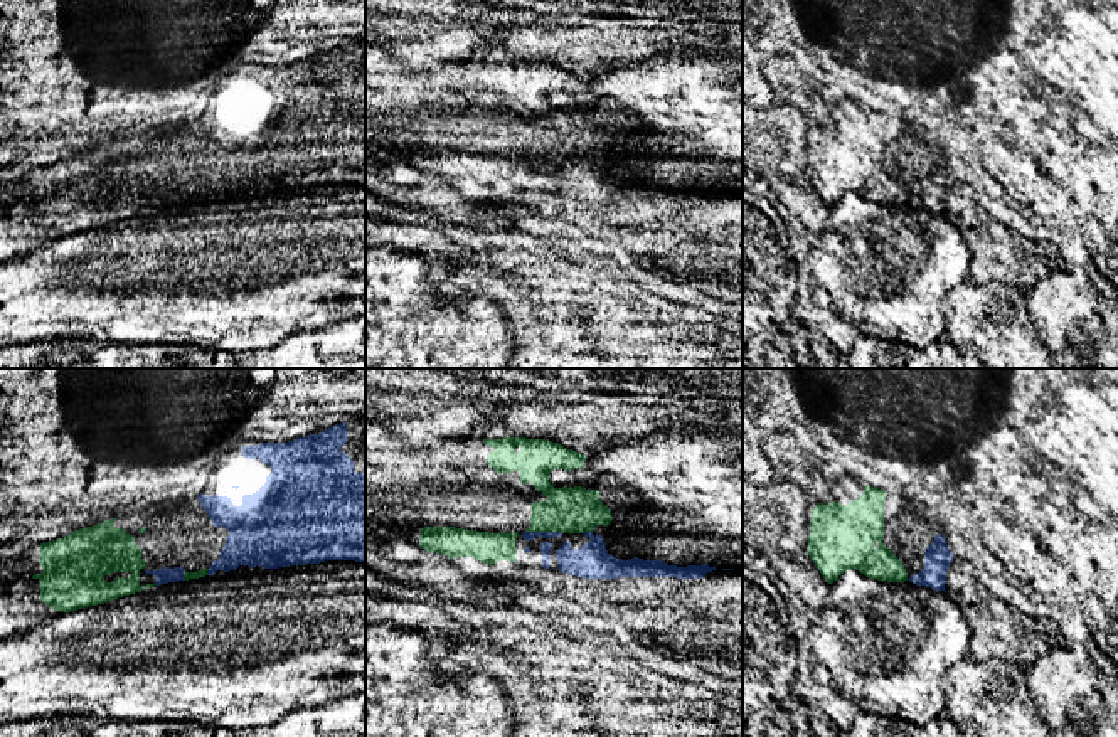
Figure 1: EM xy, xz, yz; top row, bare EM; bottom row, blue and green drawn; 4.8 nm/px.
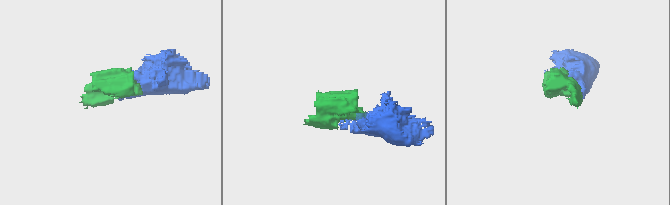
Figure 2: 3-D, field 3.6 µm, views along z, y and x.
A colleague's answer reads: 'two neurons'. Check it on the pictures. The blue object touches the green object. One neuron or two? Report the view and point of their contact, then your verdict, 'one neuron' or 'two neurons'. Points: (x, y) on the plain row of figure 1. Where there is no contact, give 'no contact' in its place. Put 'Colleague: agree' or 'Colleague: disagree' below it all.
contact xz (544, 155); one neuron
Colleague: disagree

